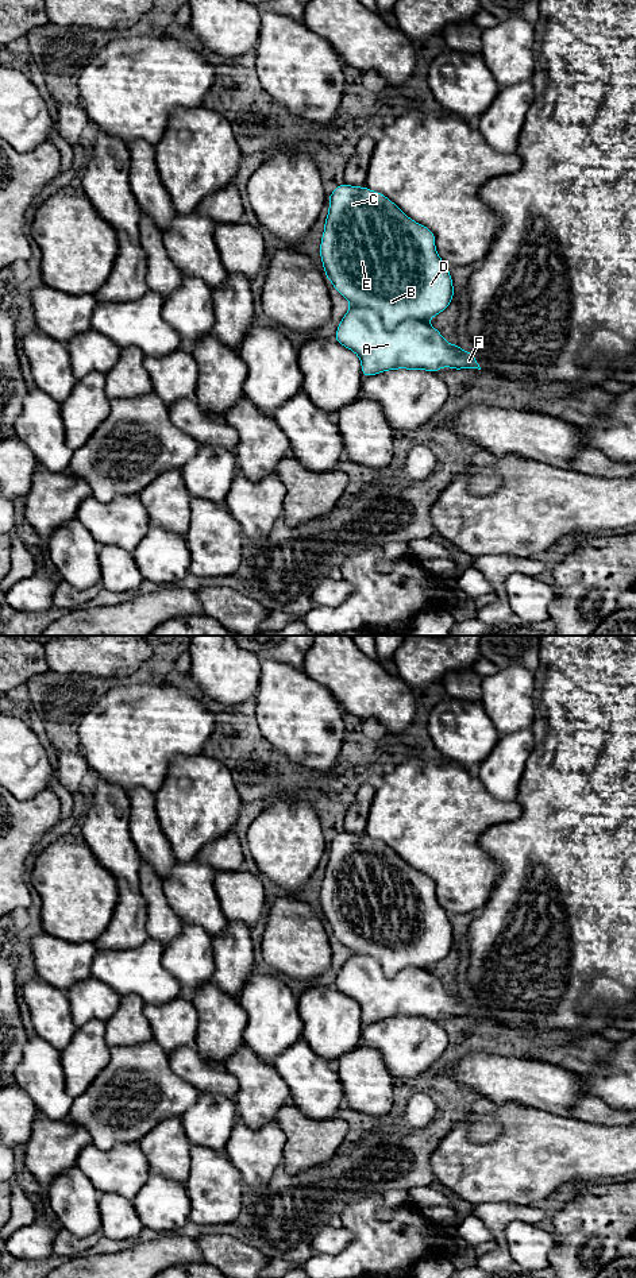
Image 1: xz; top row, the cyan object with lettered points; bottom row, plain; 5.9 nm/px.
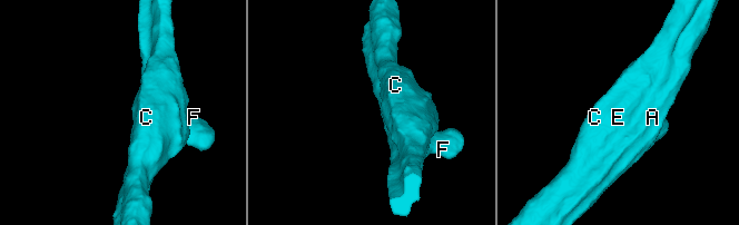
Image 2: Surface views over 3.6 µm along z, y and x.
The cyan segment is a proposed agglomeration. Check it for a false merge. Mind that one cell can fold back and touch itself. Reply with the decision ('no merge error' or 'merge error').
merge error

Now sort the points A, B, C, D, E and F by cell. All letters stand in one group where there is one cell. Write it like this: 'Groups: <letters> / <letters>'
Groups: A F / B C D E

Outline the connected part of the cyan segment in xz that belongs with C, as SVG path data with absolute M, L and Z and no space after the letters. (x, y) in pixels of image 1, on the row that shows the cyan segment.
M342 184L328 197L329 209L324 223L320 243L320 258L325 277L336 291L351 306L365 306L374 310L388 329L396 328L408 318L428 321L446 310L454 300L454 285L448 266L439 256L435 247L435 233L409 219L385 194L366 186Z

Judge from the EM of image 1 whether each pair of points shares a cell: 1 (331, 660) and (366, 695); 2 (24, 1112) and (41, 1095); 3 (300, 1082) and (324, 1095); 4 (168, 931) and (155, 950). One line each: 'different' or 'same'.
1: same
2: different
3: same
4: different

